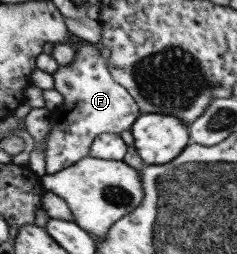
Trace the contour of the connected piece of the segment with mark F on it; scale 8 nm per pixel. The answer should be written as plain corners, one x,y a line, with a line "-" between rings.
77,40
77,50
72,61
65,66
58,65
53,72
53,89
62,95
61,110
64,112
62,119
53,121
52,129
45,134
43,143
44,171
46,174
53,174
63,170
67,166
75,164
77,160
88,155
92,140
101,133
118,134
123,130
129,130
133,122
140,116
141,112
130,94
113,80
112,74
106,66
106,60
99,55
99,46
93,43

